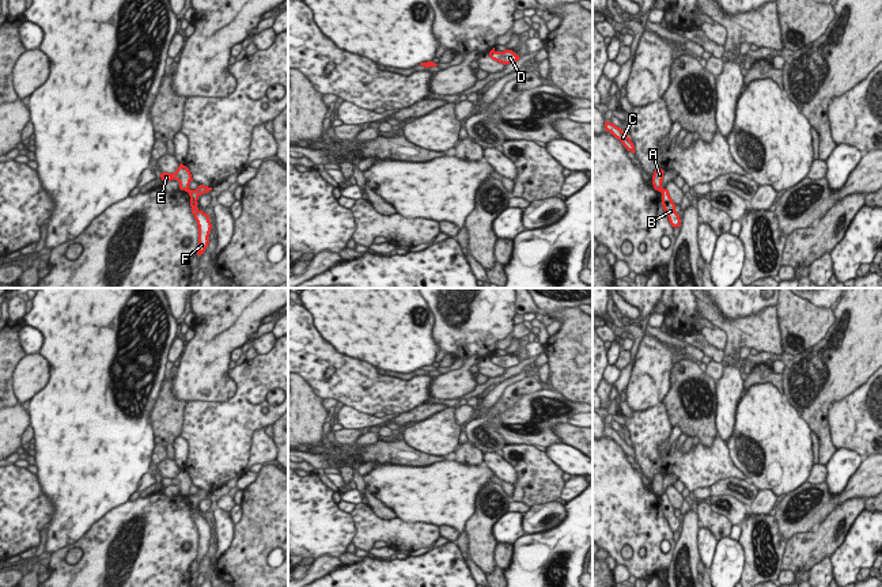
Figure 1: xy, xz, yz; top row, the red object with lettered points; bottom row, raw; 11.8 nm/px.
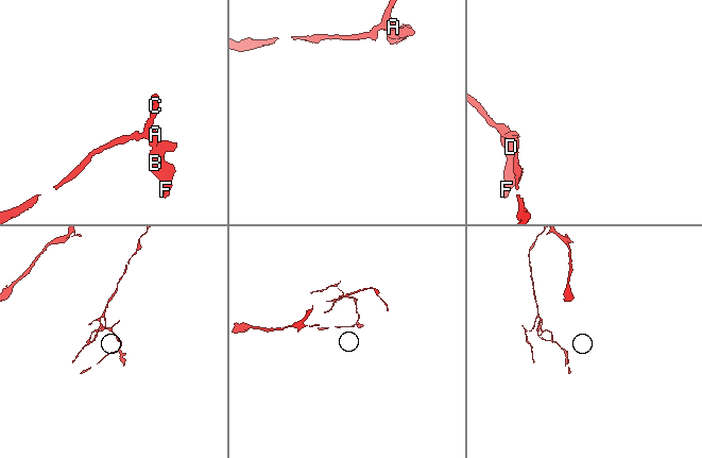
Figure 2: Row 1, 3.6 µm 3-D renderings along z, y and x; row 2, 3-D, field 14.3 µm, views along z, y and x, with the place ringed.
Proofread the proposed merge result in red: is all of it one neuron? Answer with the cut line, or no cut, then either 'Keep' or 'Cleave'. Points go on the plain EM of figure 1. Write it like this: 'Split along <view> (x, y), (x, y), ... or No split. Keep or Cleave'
Split along xz (494, 353), (489, 358). Cleave.

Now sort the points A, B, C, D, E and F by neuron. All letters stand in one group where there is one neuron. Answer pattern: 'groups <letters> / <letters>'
groups A C E / B D F

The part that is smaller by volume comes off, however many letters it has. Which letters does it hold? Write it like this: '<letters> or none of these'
B, D, F.

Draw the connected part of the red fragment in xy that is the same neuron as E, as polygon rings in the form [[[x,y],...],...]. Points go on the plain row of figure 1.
[[[182,467],[179,469],[179,472],[177,473],[175,477],[173,477],[173,478],[170,478],[170,477],[162,477],[160,482],[164,486],[171,485],[171,484],[178,485],[179,486],[179,493],[185,495],[185,496],[190,495],[189,489],[193,485],[189,473],[186,470],[183,470]]]

